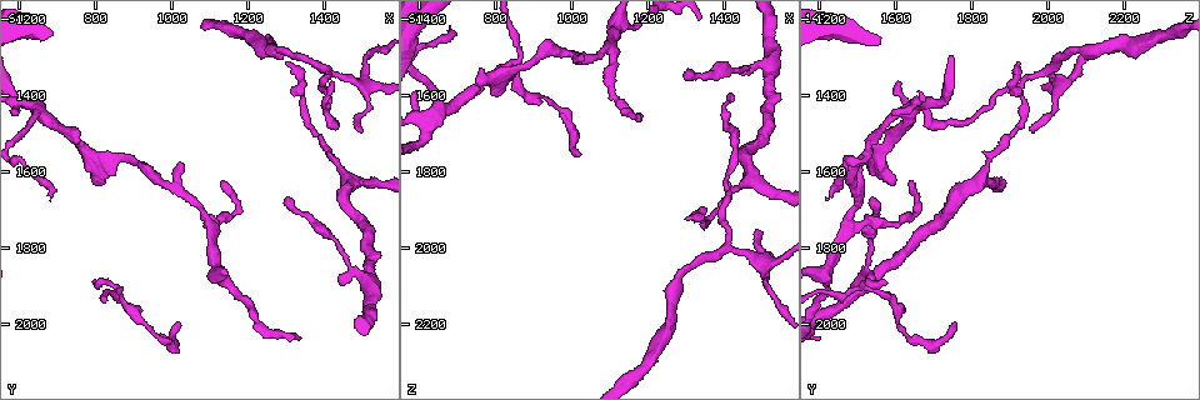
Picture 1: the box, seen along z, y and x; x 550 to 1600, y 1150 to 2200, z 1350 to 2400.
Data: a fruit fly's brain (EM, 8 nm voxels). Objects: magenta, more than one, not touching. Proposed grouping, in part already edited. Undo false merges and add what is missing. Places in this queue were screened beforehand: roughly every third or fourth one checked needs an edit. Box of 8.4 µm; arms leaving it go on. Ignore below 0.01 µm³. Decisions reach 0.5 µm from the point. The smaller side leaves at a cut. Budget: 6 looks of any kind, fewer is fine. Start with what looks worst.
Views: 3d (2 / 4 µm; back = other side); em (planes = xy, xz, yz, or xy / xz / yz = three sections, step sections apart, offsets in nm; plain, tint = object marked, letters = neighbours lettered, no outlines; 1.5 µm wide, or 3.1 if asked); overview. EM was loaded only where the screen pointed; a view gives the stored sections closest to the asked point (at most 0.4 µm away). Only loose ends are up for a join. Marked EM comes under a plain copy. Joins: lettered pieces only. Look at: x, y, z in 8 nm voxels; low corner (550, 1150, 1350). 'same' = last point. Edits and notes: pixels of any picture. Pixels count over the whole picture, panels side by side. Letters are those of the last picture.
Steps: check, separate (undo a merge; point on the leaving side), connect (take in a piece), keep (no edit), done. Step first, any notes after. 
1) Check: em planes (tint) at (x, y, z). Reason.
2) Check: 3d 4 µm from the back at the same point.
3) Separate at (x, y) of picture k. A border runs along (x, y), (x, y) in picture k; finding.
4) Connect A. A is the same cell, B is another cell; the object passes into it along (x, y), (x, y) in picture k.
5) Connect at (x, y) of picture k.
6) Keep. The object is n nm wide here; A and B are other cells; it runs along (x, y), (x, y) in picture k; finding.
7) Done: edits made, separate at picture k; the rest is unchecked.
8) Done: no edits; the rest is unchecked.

Check: em planes (letters) at (1315, 1320, 1925). Long arm stops here.

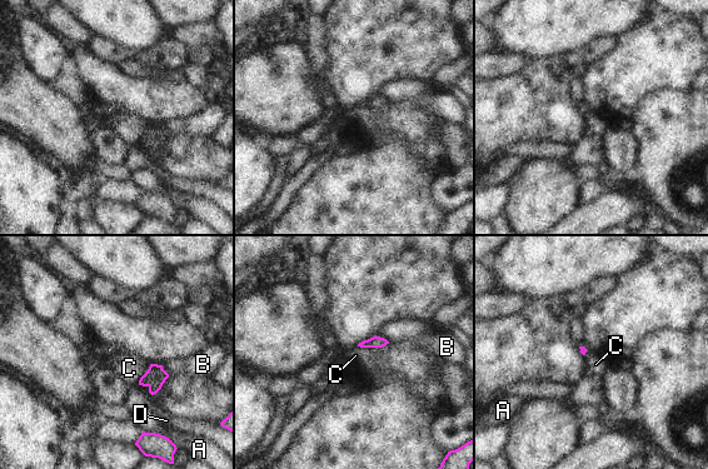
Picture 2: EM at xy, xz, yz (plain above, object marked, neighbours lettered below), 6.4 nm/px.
Keep. The longest contact is with C, 160 nm; A, B, C and D are other cells; a border runs along (150, 364), (138, 384) in picture 2; no lettered piece goes on from it.

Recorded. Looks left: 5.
Check: em planes (tint) at (655, 1450, 1625). Sharp bend.

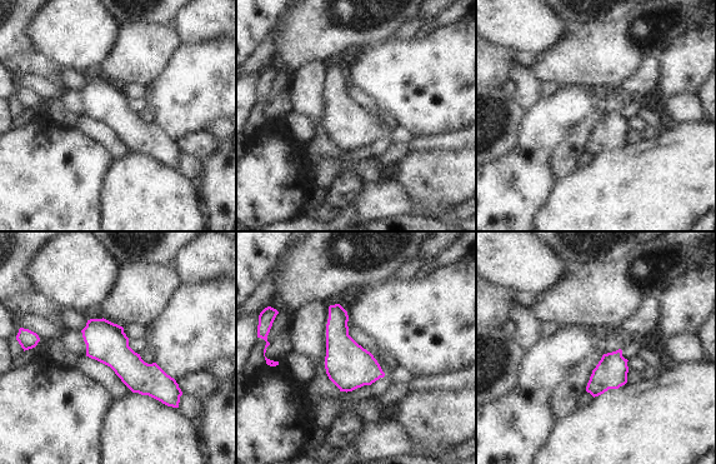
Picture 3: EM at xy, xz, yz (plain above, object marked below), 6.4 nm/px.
Check: em planes (letters) at the same point.

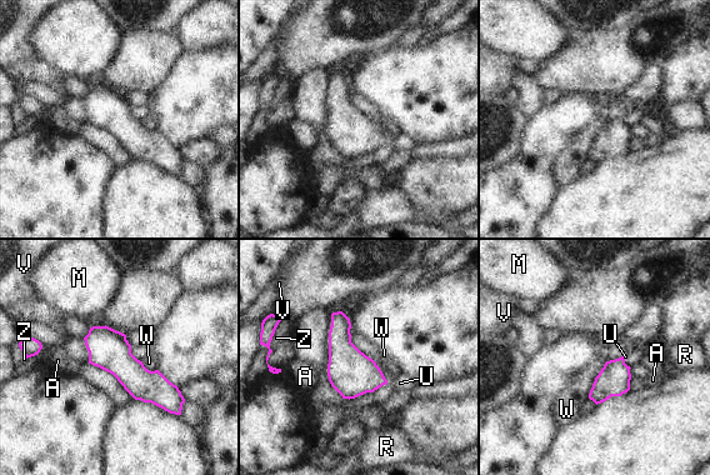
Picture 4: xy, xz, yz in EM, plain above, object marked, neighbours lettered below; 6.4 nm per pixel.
Keep. A, M, R, U, V, W and Z are other cells; a border runs along (606, 361), (595, 378), (588, 398) in picture 4; continuous, no second neuron.

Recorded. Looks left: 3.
Check: em planes (tint) at (800, 1895, 1580). Thin end.

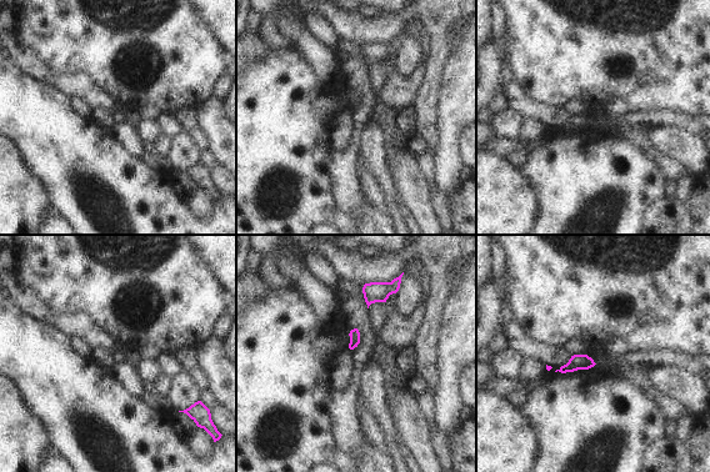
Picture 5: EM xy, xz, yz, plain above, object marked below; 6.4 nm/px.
Check: em planes (letters) at the same point.

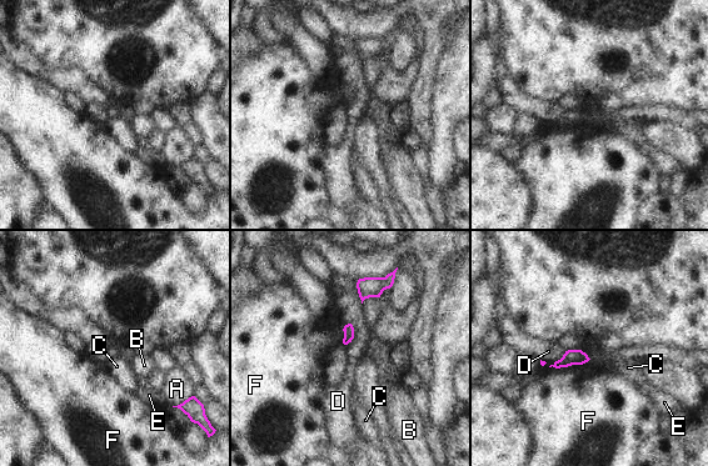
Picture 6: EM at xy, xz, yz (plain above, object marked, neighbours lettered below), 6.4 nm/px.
Keep. The object is 70 nm wide here; A, B, C, D, E and F are other cells; a border runs along (589, 359), (582, 364), (549, 367) in picture 6; no lettered piece goes on from it.

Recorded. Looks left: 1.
Done: no edits; the rest is unchecked.

